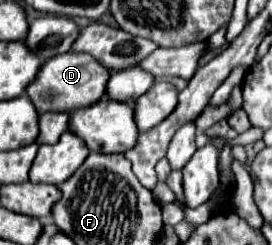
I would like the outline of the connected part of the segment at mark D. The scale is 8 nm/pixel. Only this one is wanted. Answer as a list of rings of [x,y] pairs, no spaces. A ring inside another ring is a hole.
[[[70,51],[70,53],[56,55],[54,59],[44,61],[42,71],[38,71],[38,79],[30,83],[26,93],[38,113],[46,113],[46,111],[70,113],[74,109],[96,103],[106,93],[108,77],[110,77],[110,71],[104,69],[100,63],[96,63],[90,55]]]

